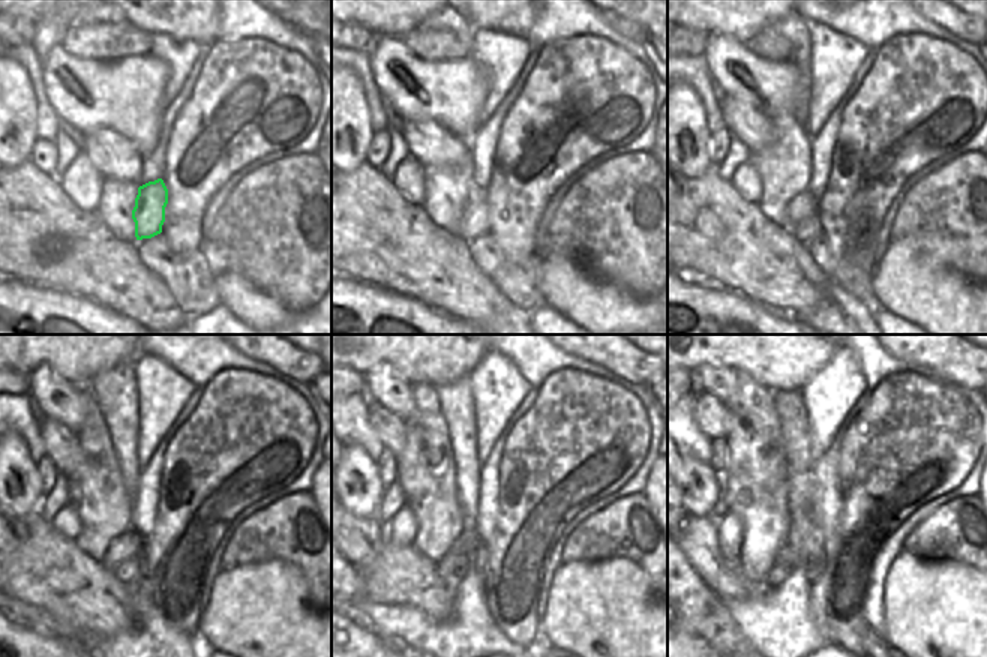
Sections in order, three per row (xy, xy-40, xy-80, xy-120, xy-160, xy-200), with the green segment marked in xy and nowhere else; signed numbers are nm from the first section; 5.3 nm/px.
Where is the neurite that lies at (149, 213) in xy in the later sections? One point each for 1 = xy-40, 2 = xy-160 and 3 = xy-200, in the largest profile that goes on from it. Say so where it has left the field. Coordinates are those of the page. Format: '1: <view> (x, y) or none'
1: xy-40 (474, 222)
2: xy-160 (462, 563)
3: xy-200 (785, 557)

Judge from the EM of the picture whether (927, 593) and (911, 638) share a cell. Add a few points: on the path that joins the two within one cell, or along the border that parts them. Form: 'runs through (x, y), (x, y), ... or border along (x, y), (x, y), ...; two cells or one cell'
runs through (927, 603), (927, 621), (921, 627); one cell

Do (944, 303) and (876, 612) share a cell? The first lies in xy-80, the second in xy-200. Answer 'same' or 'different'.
different

